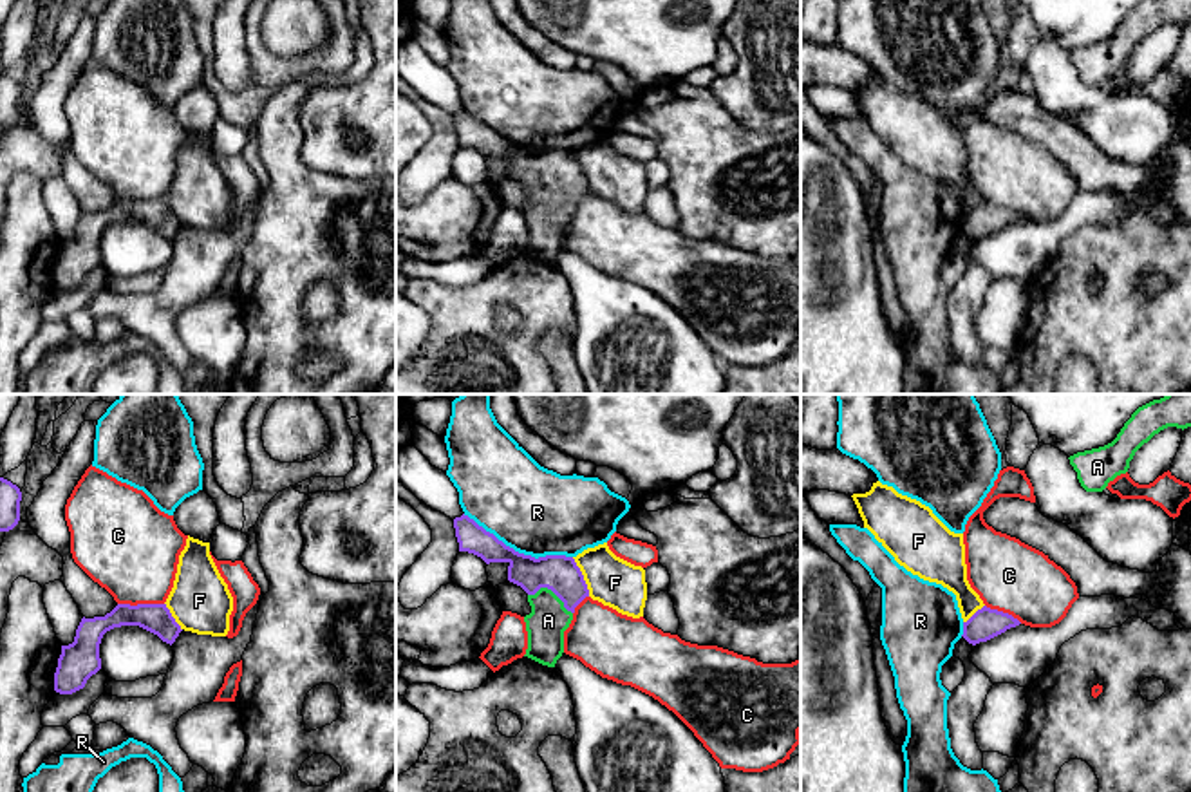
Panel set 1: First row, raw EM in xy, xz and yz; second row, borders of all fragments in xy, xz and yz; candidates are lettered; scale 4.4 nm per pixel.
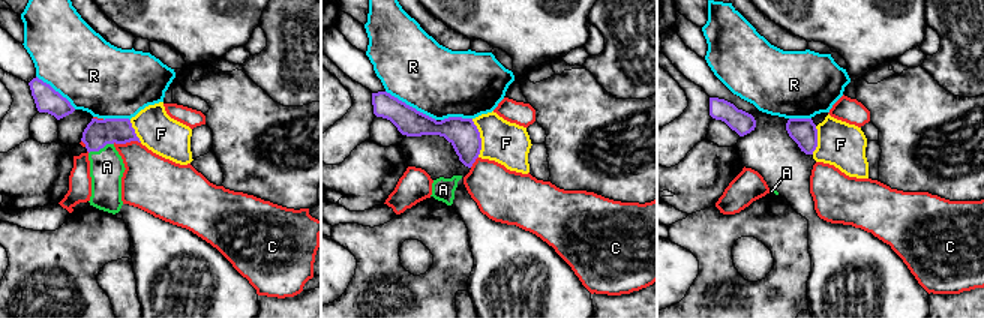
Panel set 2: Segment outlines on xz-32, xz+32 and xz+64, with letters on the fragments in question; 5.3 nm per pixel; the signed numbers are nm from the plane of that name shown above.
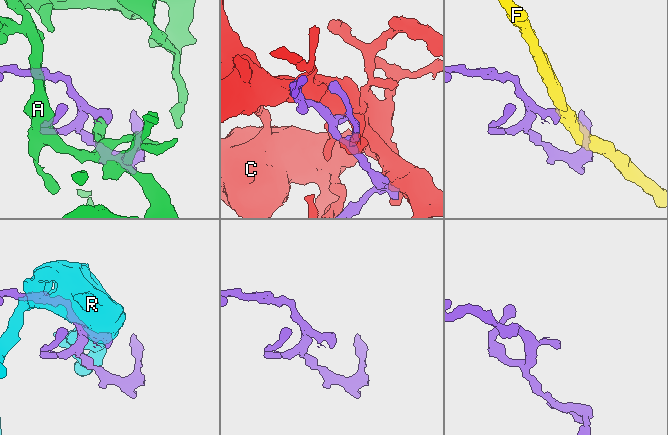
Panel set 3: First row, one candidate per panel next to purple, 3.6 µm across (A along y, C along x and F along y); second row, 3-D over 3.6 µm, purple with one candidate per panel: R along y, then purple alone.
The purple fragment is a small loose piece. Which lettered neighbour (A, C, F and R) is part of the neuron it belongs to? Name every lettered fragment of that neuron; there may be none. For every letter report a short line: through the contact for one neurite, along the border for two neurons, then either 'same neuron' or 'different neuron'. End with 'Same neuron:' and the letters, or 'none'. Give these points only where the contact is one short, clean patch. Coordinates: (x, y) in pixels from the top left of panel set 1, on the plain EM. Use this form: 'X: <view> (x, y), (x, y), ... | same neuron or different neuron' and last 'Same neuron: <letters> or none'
A: xz (559, 169), (552, 185), (552, 210), (548, 216) | same neuron
C: different neuron
F: xz (572, 152), (590, 190) | different neuron
R: different neuron
Same neuron: A

